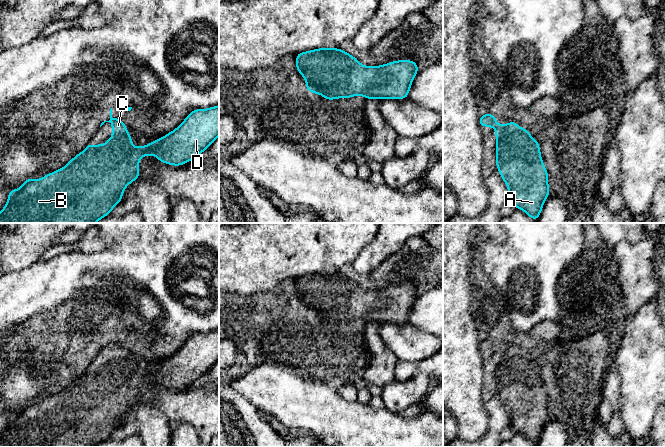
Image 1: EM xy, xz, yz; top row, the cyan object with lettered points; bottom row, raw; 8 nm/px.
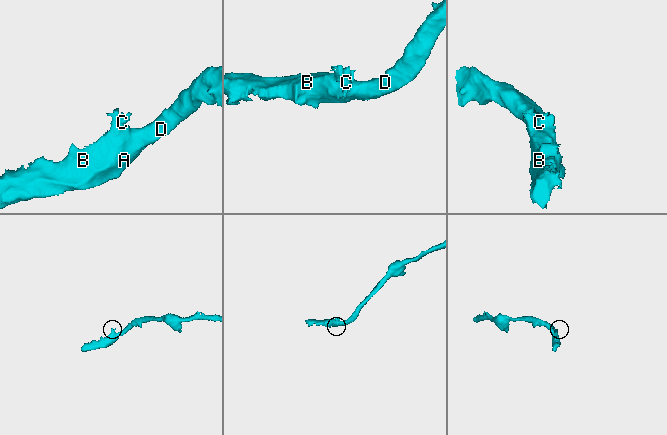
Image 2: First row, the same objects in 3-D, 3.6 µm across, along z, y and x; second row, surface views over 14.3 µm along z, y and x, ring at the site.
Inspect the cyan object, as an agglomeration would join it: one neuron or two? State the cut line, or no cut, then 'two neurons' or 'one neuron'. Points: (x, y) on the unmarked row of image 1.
no cut | one neuron

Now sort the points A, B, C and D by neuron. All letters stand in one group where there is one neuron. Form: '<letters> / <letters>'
A B C D

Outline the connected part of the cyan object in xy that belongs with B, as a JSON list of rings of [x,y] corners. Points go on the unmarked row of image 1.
[[[219,329],[213,330],[208,333],[195,333],[187,339],[184,345],[175,352],[172,356],[164,359],[163,362],[153,364],[148,370],[144,369],[141,371],[132,370],[132,360],[128,357],[127,350],[123,345],[119,344],[118,341],[112,341],[112,332],[110,333],[110,344],[101,347],[100,351],[105,347],[110,346],[112,348],[112,362],[107,363],[104,369],[92,369],[88,368],[85,370],[82,377],[76,377],[76,380],[72,382],[62,393],[57,393],[54,397],[47,397],[45,401],[41,401],[39,404],[27,402],[19,413],[11,413],[7,418],[8,426],[4,432],[0,435],[0,447],[95,447],[101,444],[105,440],[111,438],[112,433],[120,426],[122,426],[122,419],[129,407],[134,406],[135,403],[141,401],[139,394],[139,384],[142,380],[149,380],[153,378],[159,385],[173,390],[181,390],[187,386],[195,383],[199,378],[204,377],[204,375],[215,365],[219,360]]]

